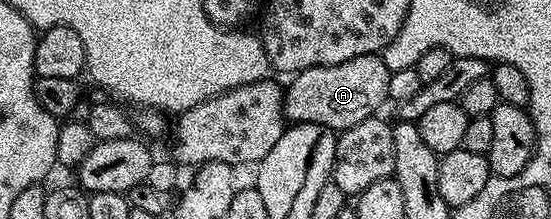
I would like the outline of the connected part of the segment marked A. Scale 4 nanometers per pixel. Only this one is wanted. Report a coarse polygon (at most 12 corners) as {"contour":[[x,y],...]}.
{"contour":[[378,54],[298,72],[283,93],[292,124],[336,133],[388,102]]}

